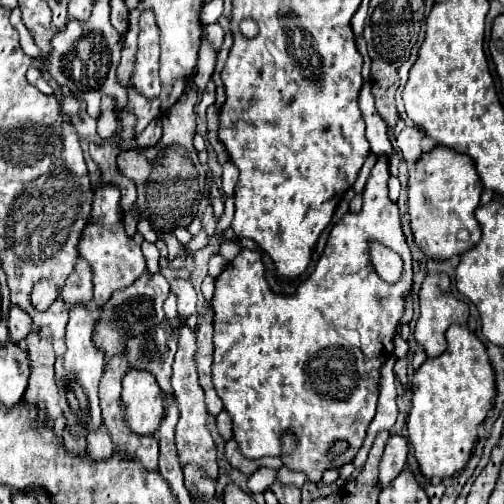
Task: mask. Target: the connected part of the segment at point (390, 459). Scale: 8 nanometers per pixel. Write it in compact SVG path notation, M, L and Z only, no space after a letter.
M392 435L388 439L388 445L384 449L382 461L380 461L380 485L388 485L392 483L392 479L404 469L406 465L406 457L408 457L408 441L400 435Z

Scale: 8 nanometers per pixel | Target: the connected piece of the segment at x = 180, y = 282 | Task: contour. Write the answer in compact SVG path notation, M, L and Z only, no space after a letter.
M176 279L170 283L170 289L176 291L176 297L178 297L178 315L182 319L188 319L190 315L194 315L196 313L196 291L192 283L184 279Z

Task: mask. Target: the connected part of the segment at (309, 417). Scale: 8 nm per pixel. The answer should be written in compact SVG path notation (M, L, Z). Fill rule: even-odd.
M380 157L378 163L374 165L366 187L364 187L364 205L360 213L346 213L342 217L342 221L338 225L334 225L328 243L324 247L324 253L320 255L320 261L316 265L316 269L312 271L312 275L298 287L298 291L294 295L276 295L270 291L270 285L264 277L264 263L260 261L260 253L258 251L248 251L242 249L240 255L228 263L228 267L222 271L222 275L216 279L216 291L214 291L214 299L212 299L212 309L214 309L214 363L212 363L212 383L214 389L218 393L218 397L224 403L224 409L230 413L232 423L234 423L234 439L238 441L238 447L242 451L244 457L248 459L260 459L260 457L280 457L282 463L288 469L294 471L302 471L306 473L306 477L310 481L320 481L322 473L326 469L340 469L344 463L350 463L354 459L354 455L360 451L364 437L366 437L366 429L370 425L370 421L374 419L376 413L376 403L378 403L378 383L380 383L380 367L392 357L394 351L394 335L396 335L396 325L404 313L404 299L402 295L412 287L412 255L410 255L410 247L404 239L402 227L400 227L400 217L398 217L398 205L394 205L388 197L388 161L386 157ZM370 241L380 241L382 245L394 249L402 261L402 277L396 283L388 283L384 279L380 279L372 267L370 255L368 255L368 243ZM284 433L292 433L296 437L296 449L288 455L282 455L282 435ZM336 441L346 441L348 447L344 453L340 455L330 455L330 449Z

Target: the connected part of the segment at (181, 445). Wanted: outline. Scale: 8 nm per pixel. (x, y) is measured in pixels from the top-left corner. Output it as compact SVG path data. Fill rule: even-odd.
M188 327L180 329L180 347L174 359L174 373L172 373L172 387L176 393L176 401L180 407L180 419L176 425L176 447L178 447L178 457L180 463L186 465L188 461L194 461L206 469L208 475L214 479L218 477L218 465L216 465L216 445L214 439L208 431L208 419L206 419L206 405L204 405L204 391L198 383L196 375L196 365L194 365L194 351L196 351L196 341L194 341L194 331Z

